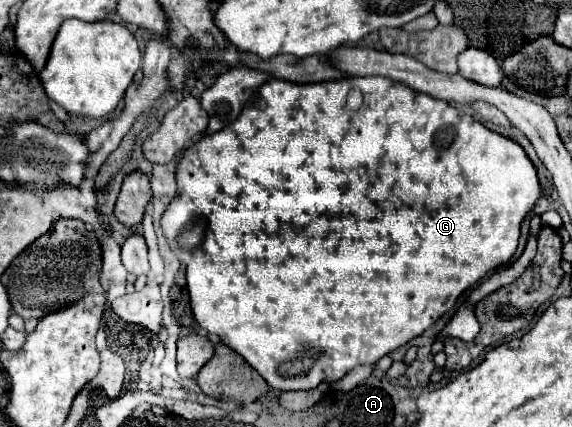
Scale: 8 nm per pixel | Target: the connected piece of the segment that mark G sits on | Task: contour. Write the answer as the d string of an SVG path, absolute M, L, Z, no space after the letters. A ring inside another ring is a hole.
M355 77L355 79L339 79L339 81L323 81L323 83L309 83L309 85L293 85L289 81L281 81L281 79L271 79L267 81L259 91L257 97L249 99L245 109L241 111L241 115L237 117L237 121L233 121L233 125L211 133L211 135L203 135L199 141L195 141L193 145L189 145L177 165L175 171L175 179L177 179L177 197L167 205L163 217L161 217L161 229L167 237L167 243L171 247L171 251L175 251L175 255L179 257L181 263L185 263L187 269L187 289L189 289L189 299L191 299L191 311L195 315L195 321L207 329L209 333L215 333L221 337L221 341L225 345L229 345L235 353L239 353L253 369L259 371L259 375L269 383L271 389L275 391L299 391L299 389L315 389L321 381L323 383L335 383L339 381L347 371L351 371L357 365L375 365L379 361L379 357L395 351L397 347L405 345L407 341L411 341L413 337L419 337L425 329L429 329L441 315L445 315L449 309L453 309L453 305L457 303L459 295L469 289L471 285L475 285L479 279L483 279L485 275L497 271L501 265L507 265L509 259L513 257L517 243L519 243L519 225L523 221L523 217L533 211L535 203L541 197L541 187L537 181L537 171L533 167L533 163L529 161L527 153L523 151L523 147L495 131L489 131L485 125L481 125L477 119L473 119L467 113L459 113L453 105L449 105L447 101L437 101L425 93L417 93L405 85L397 85L395 81L389 81L387 77Z

